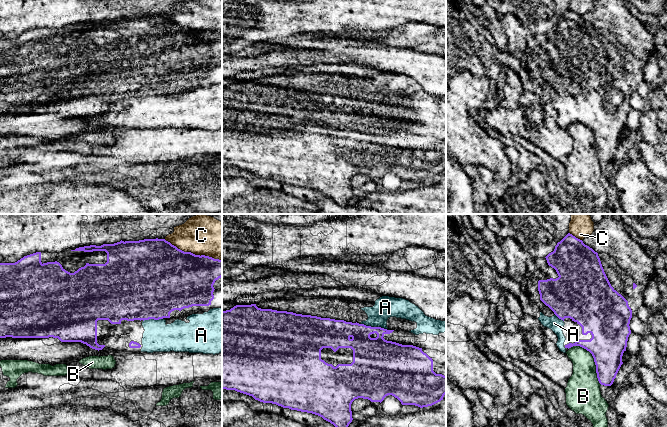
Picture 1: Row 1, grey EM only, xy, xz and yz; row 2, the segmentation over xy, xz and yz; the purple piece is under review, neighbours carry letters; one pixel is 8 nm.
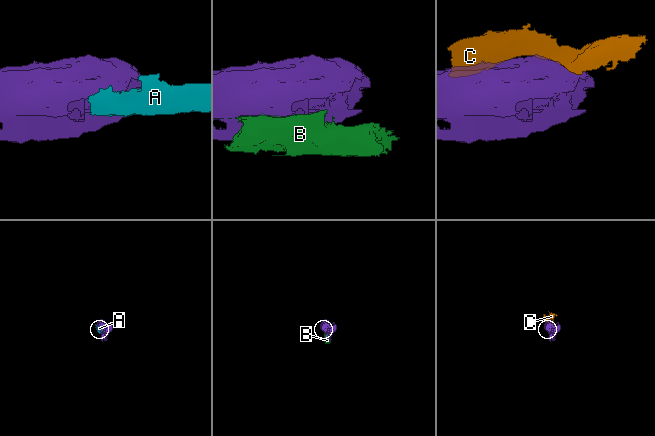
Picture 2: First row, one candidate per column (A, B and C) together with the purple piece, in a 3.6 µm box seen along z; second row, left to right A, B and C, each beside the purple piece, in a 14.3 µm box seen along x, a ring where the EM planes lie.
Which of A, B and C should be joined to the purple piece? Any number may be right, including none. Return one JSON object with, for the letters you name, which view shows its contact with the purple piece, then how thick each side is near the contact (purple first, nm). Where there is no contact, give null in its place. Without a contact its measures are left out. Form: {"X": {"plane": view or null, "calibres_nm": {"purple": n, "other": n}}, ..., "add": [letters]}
{"A": {"plane": "xz", "calibres_nm": {"purple": 340, "other": 180}}, "add": ["A"]}

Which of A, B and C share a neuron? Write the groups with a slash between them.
A / B / C

